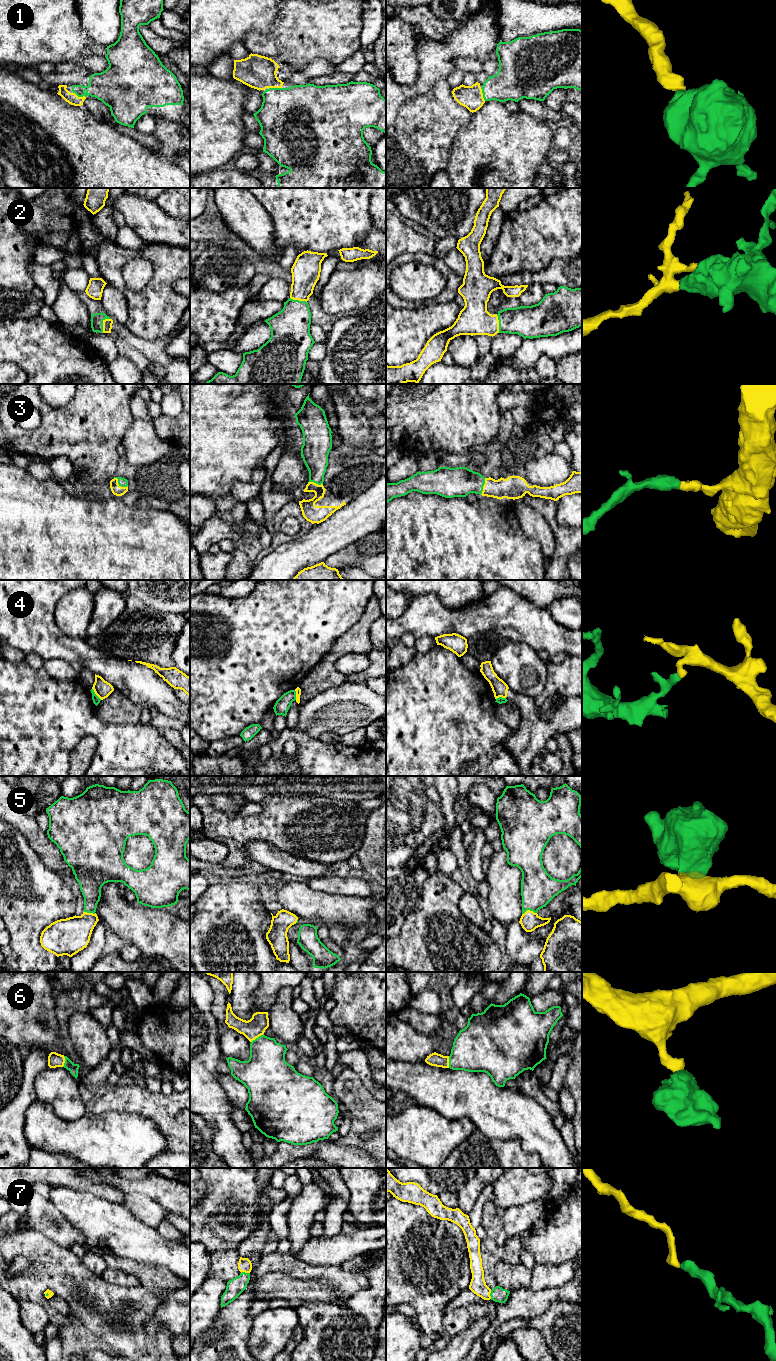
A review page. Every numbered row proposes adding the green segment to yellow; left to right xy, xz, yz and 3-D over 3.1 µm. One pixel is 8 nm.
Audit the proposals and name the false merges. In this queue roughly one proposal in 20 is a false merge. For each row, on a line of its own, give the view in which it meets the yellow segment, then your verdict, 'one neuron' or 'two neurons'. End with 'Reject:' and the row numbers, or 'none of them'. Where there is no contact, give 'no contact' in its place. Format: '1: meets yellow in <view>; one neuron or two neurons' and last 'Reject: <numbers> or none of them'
1: meets yellow in xy; one neuron
2: meets yellow in xy; one neuron
3: meets yellow in xy; one neuron
4: meets yellow in xy; two neurons
5: meets yellow in yz; one neuron
6: meets yellow in xz; one neuron
7: meets yellow in xz; one neuron
Reject: 4

